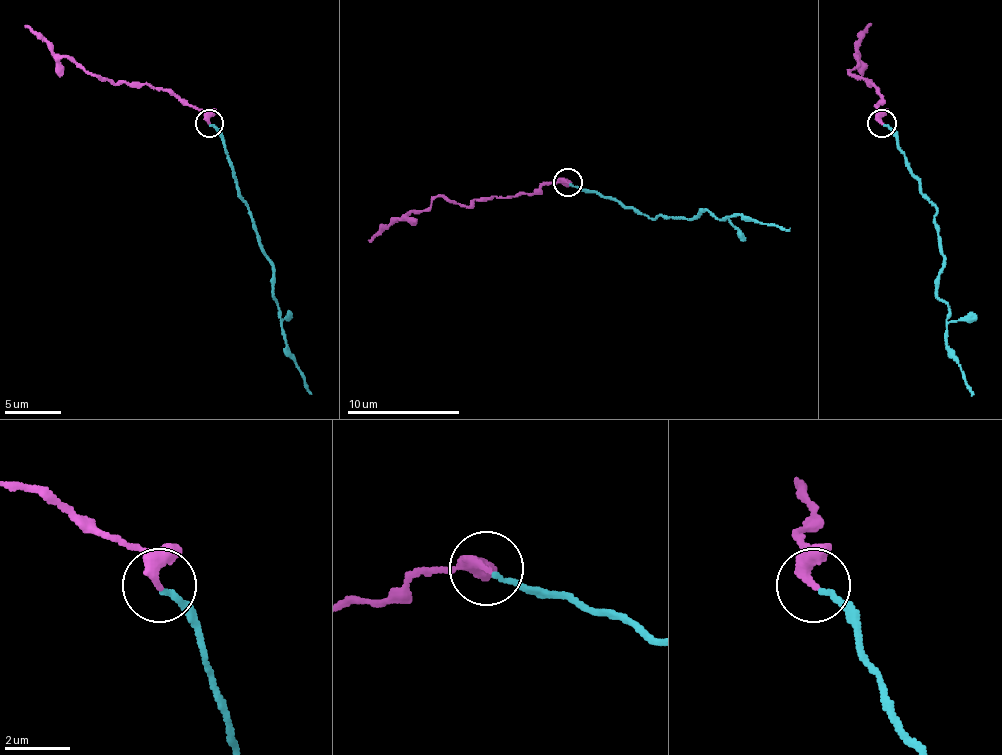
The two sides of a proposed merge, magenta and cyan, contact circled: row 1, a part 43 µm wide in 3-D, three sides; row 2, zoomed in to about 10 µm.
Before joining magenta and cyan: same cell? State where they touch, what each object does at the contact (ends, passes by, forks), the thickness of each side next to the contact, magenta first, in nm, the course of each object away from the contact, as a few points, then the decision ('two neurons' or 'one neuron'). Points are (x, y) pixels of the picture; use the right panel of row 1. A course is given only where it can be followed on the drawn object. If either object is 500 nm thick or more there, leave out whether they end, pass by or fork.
at (881, 123); magenta passes by; cyan ends there; 280 nm thick on the magenta side, 150 nm on the other; magenta runs (882, 122), (877, 108), (879, 91), (849, 73), (858, 61), (857, 47), (871, 24); cyan runs (882, 125), (897, 139), (918, 193), (935, 210), (941, 264), (936, 295), (947, 304), (948, 352), (973, 395); one neuron

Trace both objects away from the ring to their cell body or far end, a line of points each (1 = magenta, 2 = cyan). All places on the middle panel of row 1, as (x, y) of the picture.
1: (568, 183), (549, 183), (517, 197), (481, 197), (461, 205), (437, 197), (422, 211), (396, 219), (369, 242)
2: (569, 183), (654, 217), (679, 218), (707, 210), (718, 218), (744, 216), (789, 230)

